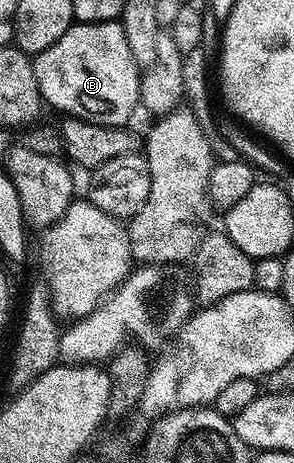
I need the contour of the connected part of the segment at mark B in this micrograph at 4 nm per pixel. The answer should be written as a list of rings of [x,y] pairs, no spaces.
[[[108,20],[107,22],[99,22],[98,24],[74,24],[67,30],[67,34],[63,34],[63,38],[59,38],[59,42],[55,42],[55,46],[47,46],[47,50],[43,50],[38,56],[32,57],[33,69],[35,70],[35,82],[41,91],[41,99],[46,105],[49,104],[59,111],[65,112],[66,117],[76,118],[78,120],[87,120],[90,124],[106,124],[107,126],[115,126],[116,128],[128,125],[130,122],[129,115],[133,111],[138,111],[139,101],[141,98],[141,72],[137,67],[137,63],[131,58],[131,48],[127,46],[127,34],[123,34],[123,26],[117,20]]]

